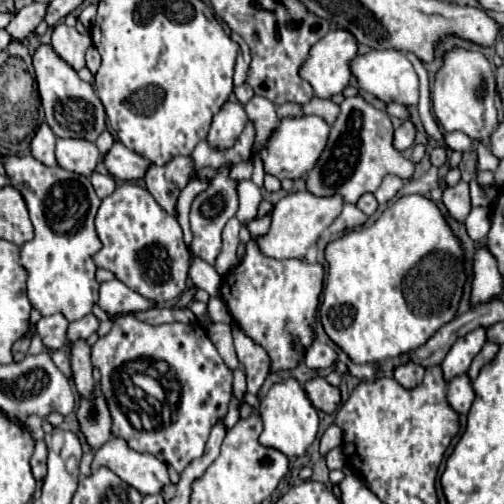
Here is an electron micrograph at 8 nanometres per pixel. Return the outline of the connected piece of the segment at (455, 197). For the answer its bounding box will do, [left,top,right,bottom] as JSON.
[442,182,470,222]

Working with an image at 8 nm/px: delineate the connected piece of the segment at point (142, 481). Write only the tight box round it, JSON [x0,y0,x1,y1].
[92,438,170,494]

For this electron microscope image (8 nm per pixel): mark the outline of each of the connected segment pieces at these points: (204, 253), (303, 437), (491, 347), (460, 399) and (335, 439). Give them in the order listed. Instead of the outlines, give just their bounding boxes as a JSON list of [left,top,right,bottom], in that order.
[[190,168,238,265],[260,378,318,456],[468,342,500,380],[448,374,474,414],[320,424,342,456]]

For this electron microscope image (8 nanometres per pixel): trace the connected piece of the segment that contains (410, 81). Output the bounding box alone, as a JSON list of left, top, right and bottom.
[352,50,418,106]

